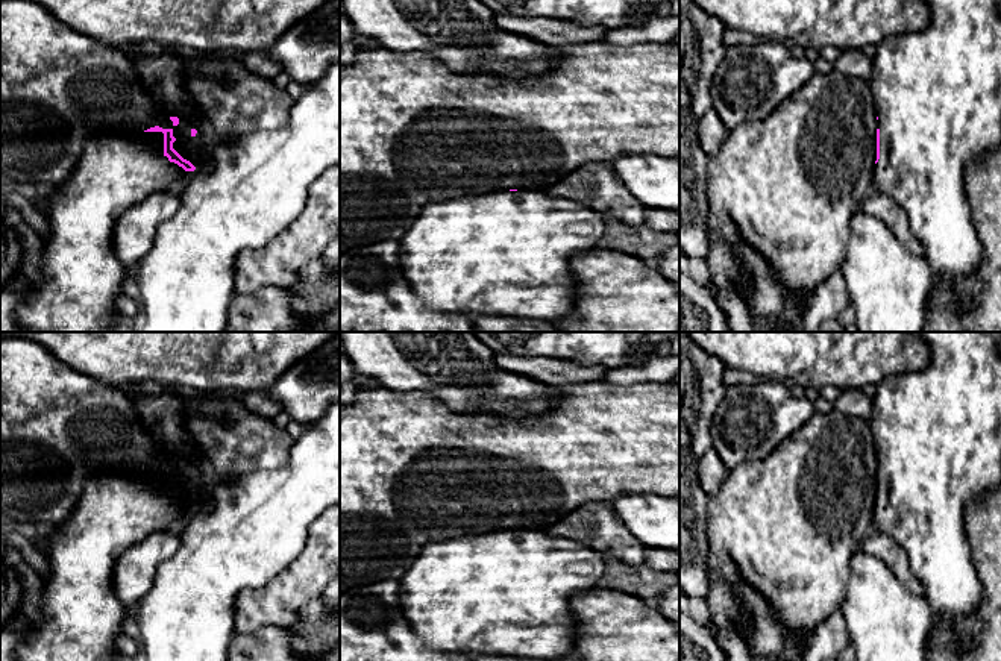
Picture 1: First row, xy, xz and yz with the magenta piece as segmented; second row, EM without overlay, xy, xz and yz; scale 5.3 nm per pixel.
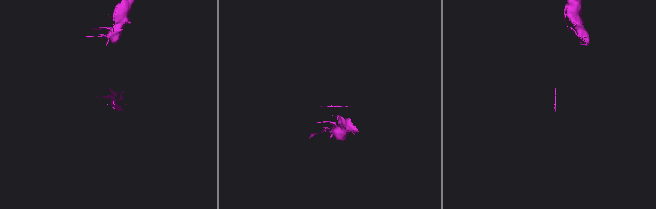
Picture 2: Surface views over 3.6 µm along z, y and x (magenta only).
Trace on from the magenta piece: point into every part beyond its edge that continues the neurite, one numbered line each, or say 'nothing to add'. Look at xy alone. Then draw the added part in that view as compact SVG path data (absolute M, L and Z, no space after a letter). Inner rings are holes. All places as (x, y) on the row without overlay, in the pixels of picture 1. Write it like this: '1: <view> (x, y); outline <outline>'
1: xy (81, 616); outline M109 465L91 473L71 517L49 529L44 549L49 575L41 619L32 623L21 643L18 661L114 661L118 653L115 640L127 614L112 582L118 556L150 534L179 532L187 522L184 509L164 494L161 473L124 471Z

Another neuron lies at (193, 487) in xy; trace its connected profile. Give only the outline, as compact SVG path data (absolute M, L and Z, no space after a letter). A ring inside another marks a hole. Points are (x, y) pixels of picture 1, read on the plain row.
M203 449L190 459L190 476L185 481L173 482L173 488L187 500L194 505L197 497L203 497L205 494L211 494L212 491L208 490L206 481L202 475L202 464L205 461Z

